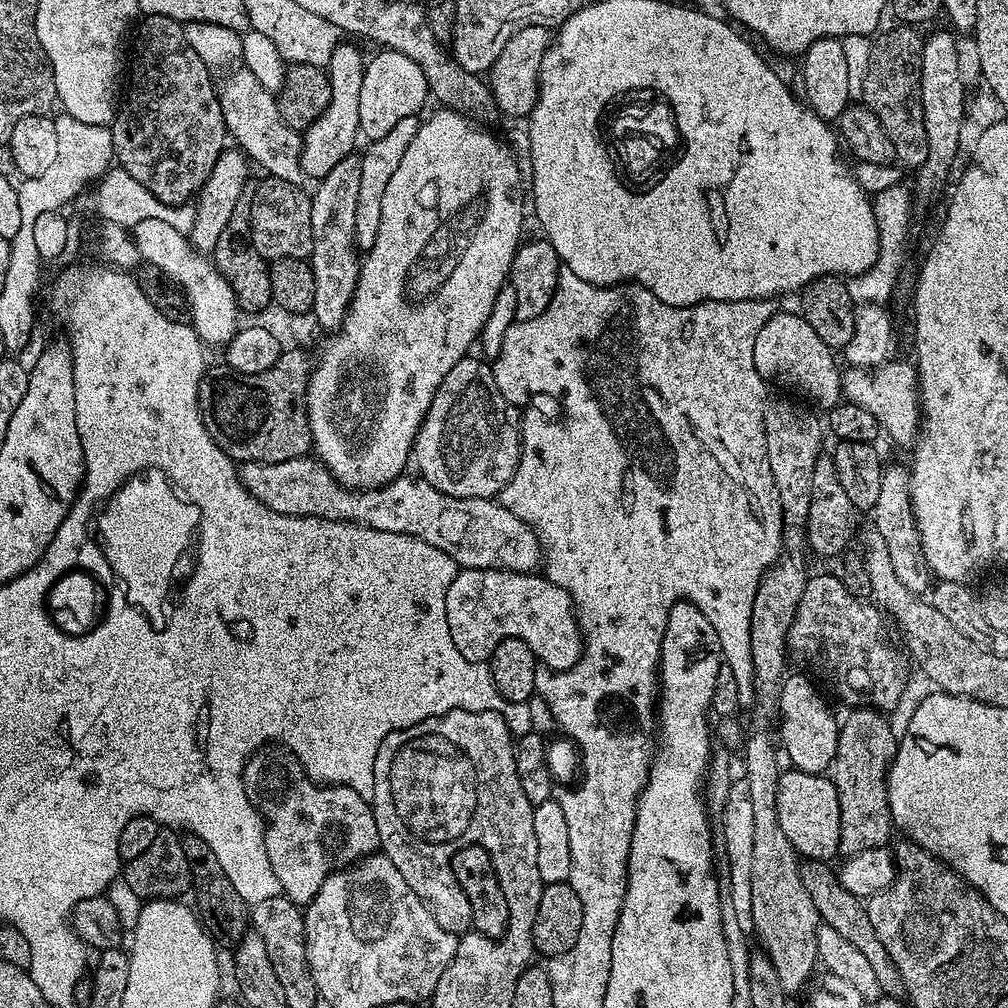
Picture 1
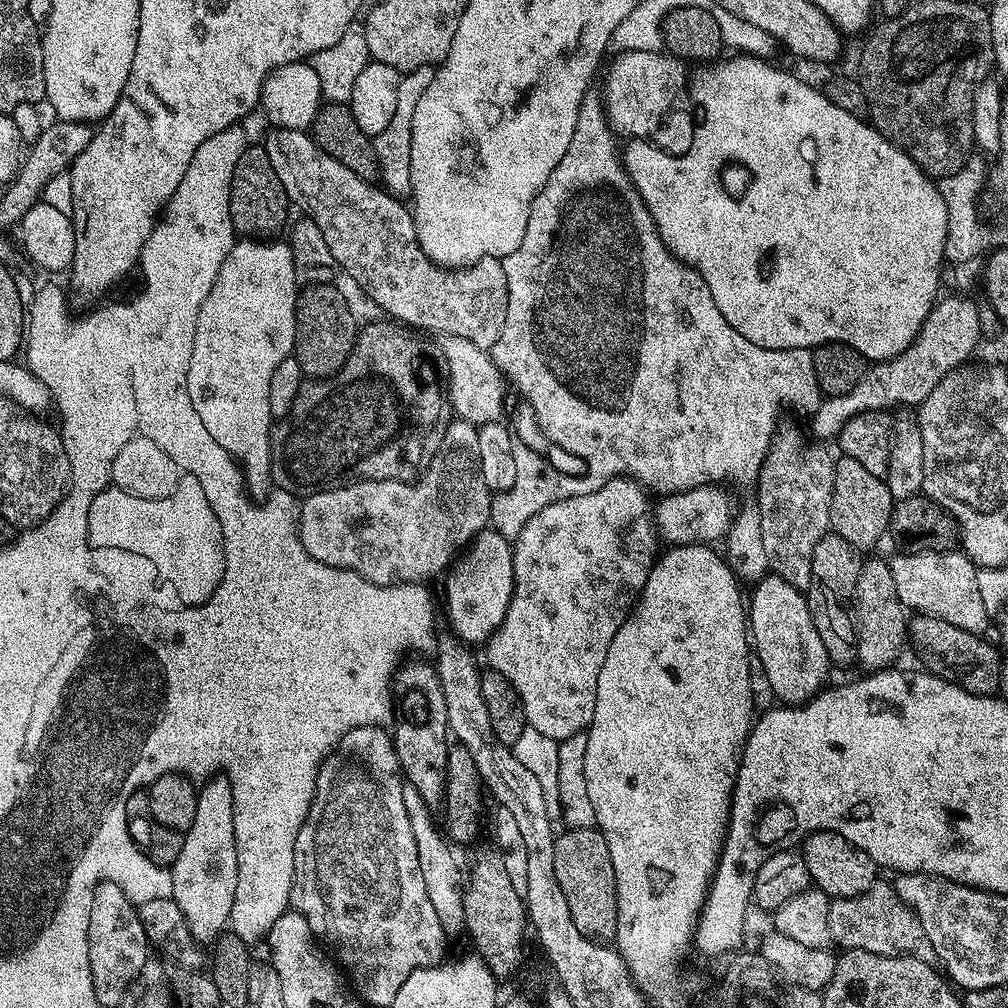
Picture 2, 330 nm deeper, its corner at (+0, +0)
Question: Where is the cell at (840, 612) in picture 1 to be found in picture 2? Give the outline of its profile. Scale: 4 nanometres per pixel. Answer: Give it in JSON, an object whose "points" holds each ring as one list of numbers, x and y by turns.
{"points":[[916,614,908,625,910,644,916,647,925,669,933,676,950,678,959,688,965,688,970,694,990,696,1000,691,1001,653,995,643,987,644,977,633,958,630,950,622,942,622,937,616]]}

